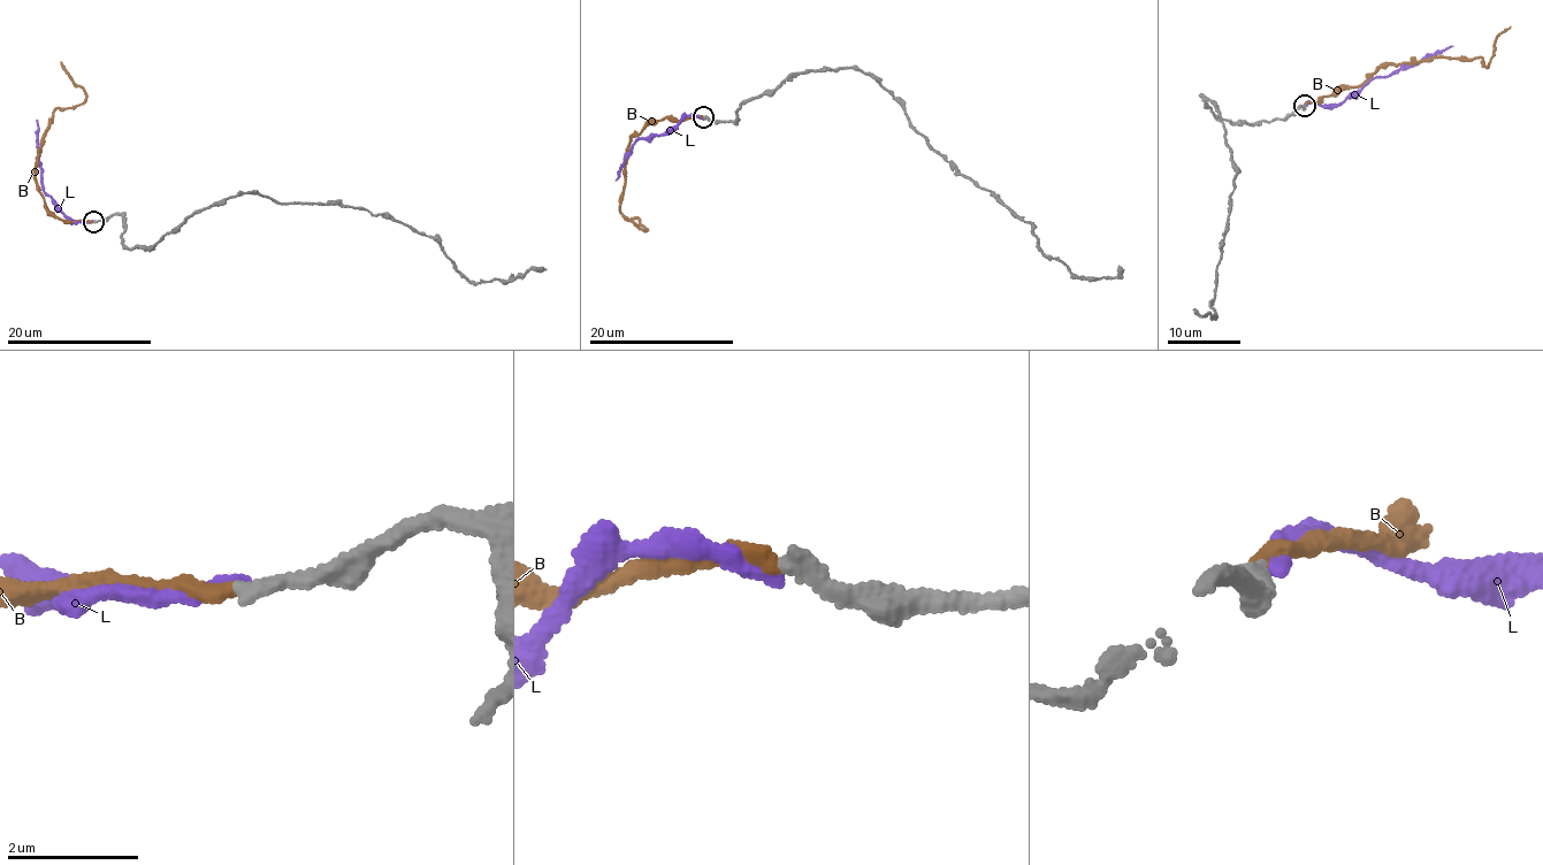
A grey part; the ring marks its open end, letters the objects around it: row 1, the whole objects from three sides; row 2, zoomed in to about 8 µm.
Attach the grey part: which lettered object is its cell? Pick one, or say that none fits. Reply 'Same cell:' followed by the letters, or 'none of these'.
Same cell: B

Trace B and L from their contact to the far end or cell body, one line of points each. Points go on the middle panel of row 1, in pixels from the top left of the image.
B: (703, 116), (656, 120), (631, 138), (619, 212), (646, 230), (636, 219), (628, 220)
L: (704, 119), (686, 115), (673, 127), (636, 140), (616, 181)

